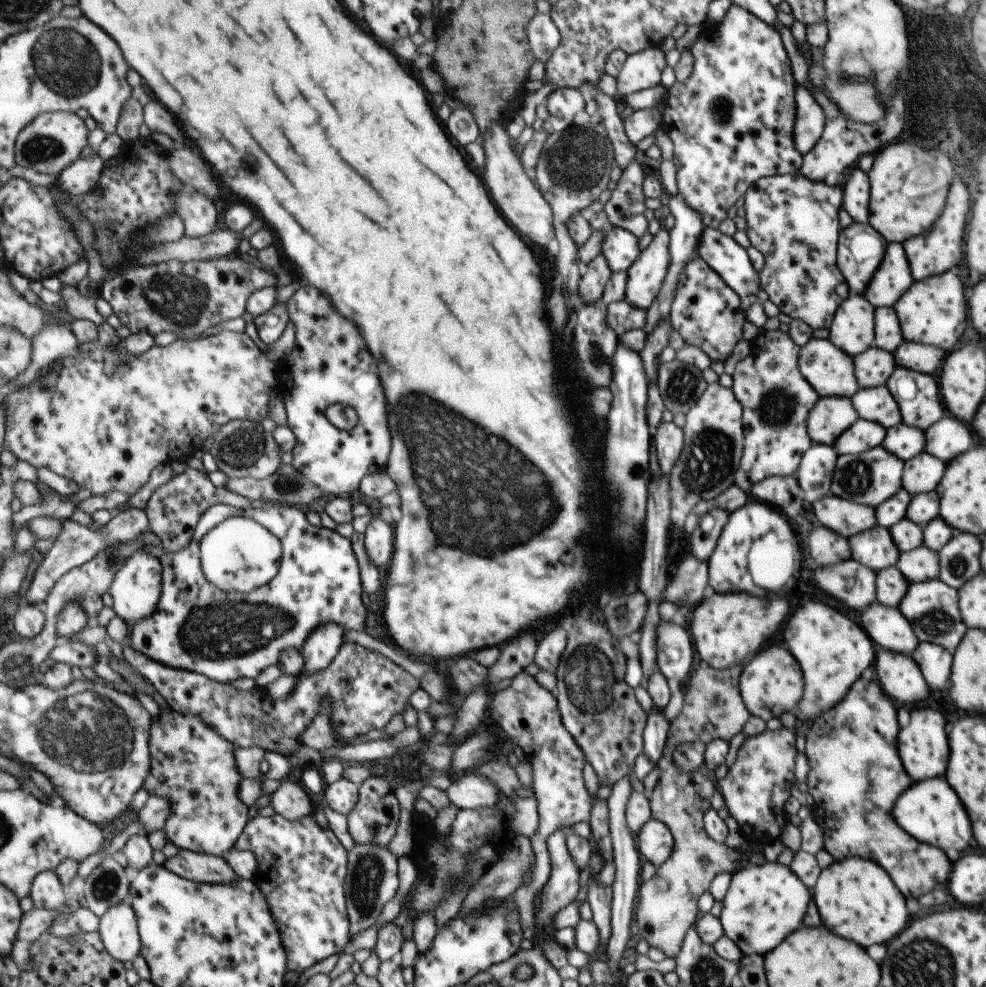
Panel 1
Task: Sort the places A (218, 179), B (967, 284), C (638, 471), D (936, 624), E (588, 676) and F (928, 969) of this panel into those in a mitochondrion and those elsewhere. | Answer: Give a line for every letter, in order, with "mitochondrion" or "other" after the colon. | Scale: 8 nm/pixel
A: other
B: other
C: other
D: mitochondrion
E: mitochondrion
F: mitochondrion

